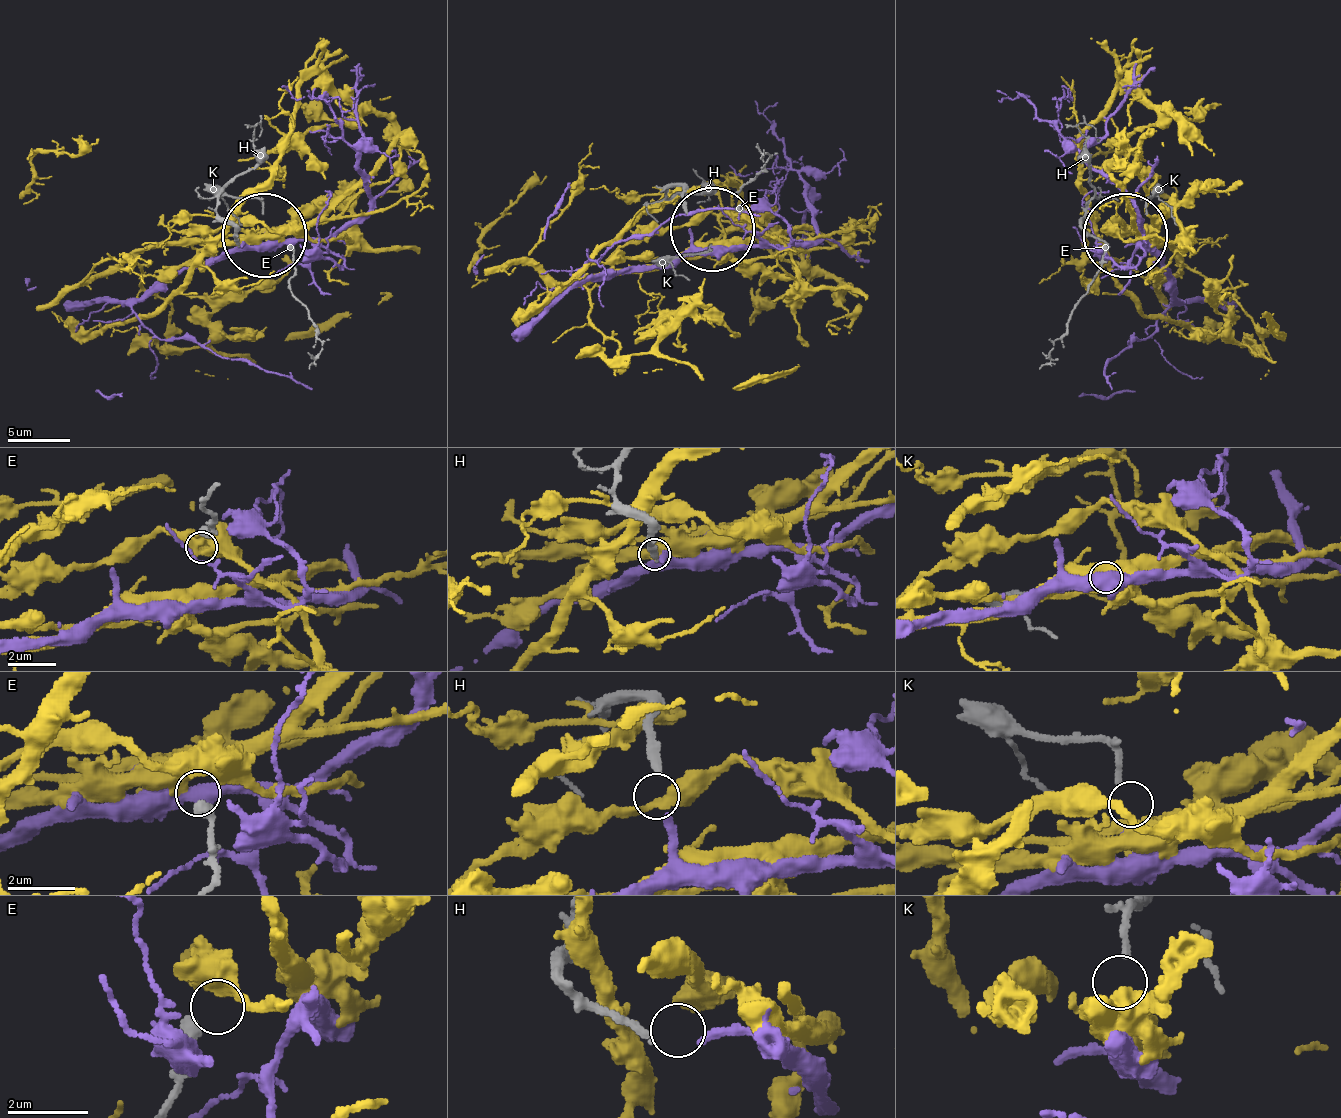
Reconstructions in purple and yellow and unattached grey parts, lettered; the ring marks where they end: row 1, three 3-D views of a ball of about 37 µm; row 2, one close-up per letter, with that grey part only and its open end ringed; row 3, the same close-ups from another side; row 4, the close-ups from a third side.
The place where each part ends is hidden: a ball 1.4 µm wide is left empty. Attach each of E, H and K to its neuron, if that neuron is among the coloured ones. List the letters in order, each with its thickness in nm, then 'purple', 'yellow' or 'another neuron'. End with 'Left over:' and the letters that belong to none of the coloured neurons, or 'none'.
E: 320 nm | another neuron
H: 200 nm | purple
K: 190 nm | yellow
Left over: E

